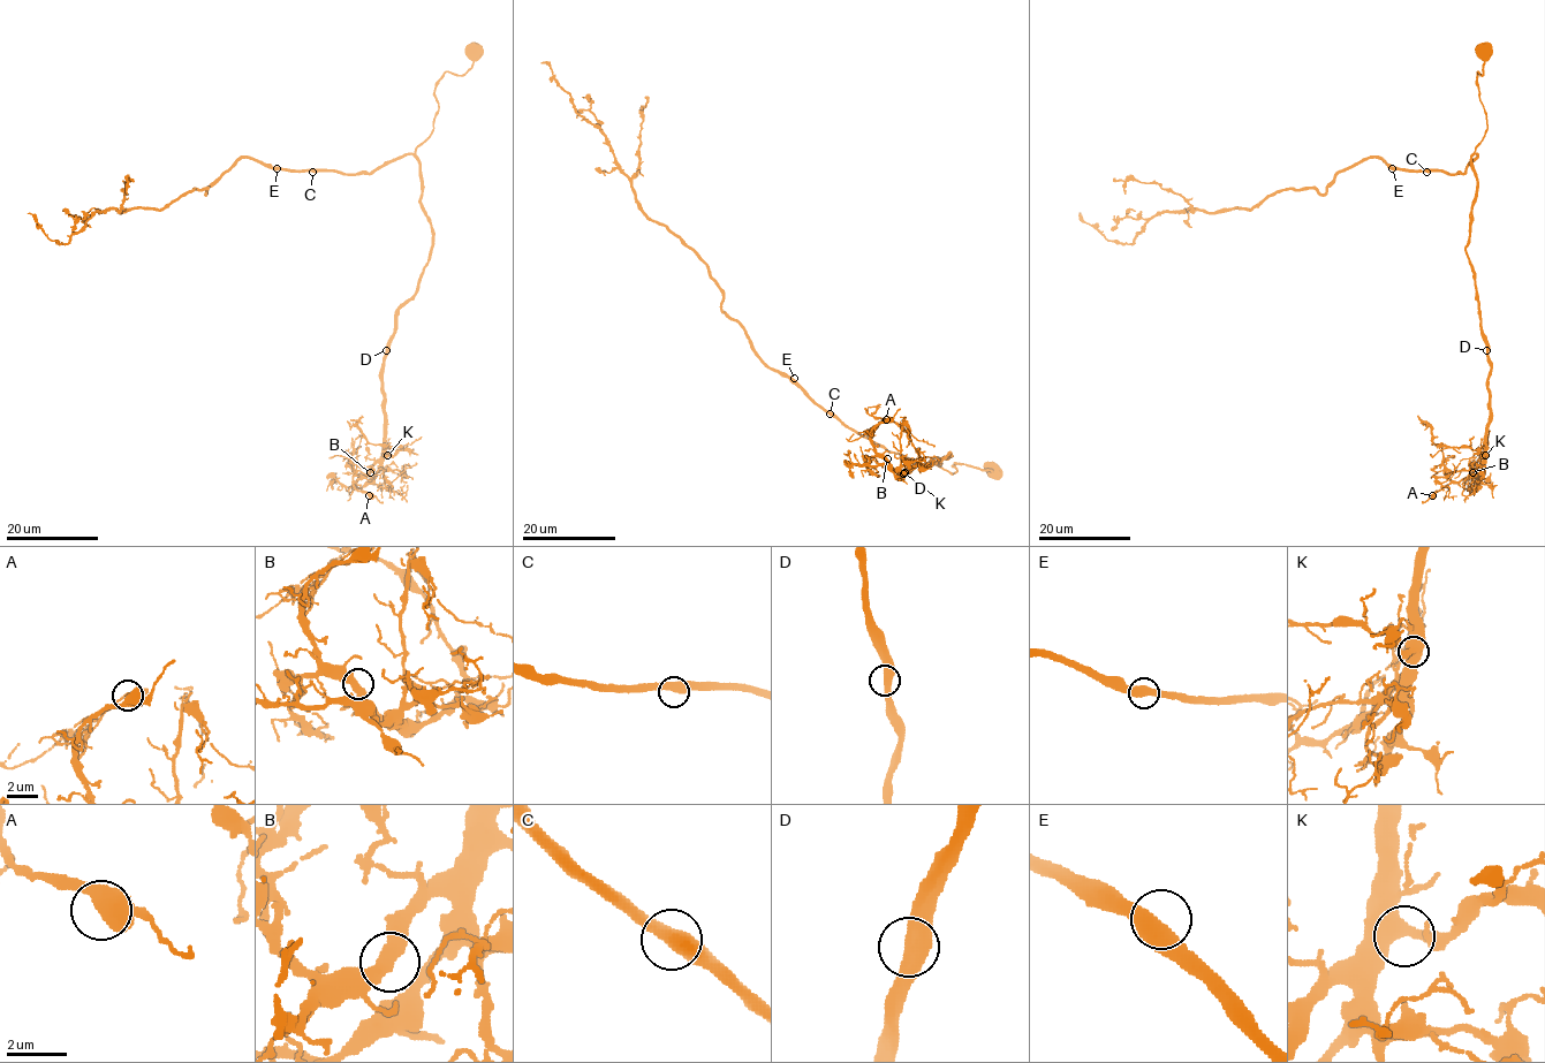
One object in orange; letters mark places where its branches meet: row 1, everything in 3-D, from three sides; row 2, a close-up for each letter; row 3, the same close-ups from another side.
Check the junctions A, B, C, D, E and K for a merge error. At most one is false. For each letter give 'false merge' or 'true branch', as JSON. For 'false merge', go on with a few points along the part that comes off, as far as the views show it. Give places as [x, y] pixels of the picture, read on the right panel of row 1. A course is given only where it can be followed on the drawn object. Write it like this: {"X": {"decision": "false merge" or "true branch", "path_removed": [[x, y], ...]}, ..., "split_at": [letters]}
{"A": {"decision": "true branch"}, "B": {"decision": "true branch"}, "C": {"decision": "true branch"}, "D": {"decision": "true branch"}, "E": {"decision": "true branch"}, "K": {"decision": "true branch"}, "split_at": []}

